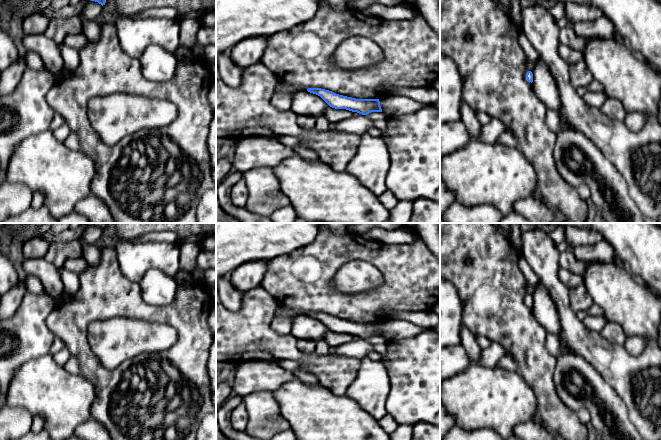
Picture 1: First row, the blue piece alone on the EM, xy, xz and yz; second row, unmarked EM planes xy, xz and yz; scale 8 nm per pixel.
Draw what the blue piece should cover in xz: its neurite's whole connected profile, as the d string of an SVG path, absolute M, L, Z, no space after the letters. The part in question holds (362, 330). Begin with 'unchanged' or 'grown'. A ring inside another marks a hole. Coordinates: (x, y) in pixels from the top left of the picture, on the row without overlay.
unchanged | M308 312L307 315L320 320L330 331L335 333L346 333L362 339L382 336L379 323L356 323L321 312Z

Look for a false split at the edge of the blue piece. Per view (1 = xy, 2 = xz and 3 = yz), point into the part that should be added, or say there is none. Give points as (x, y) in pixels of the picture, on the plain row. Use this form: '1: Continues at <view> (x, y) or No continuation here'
1: No continuation here
2: No continuation here
3: Continues at yz (526, 294)

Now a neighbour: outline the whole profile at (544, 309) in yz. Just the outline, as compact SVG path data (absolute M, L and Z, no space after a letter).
M541 282L533 288L532 298L532 311L536 320L548 333L560 336L561 323L556 305L548 293L548 289Z

